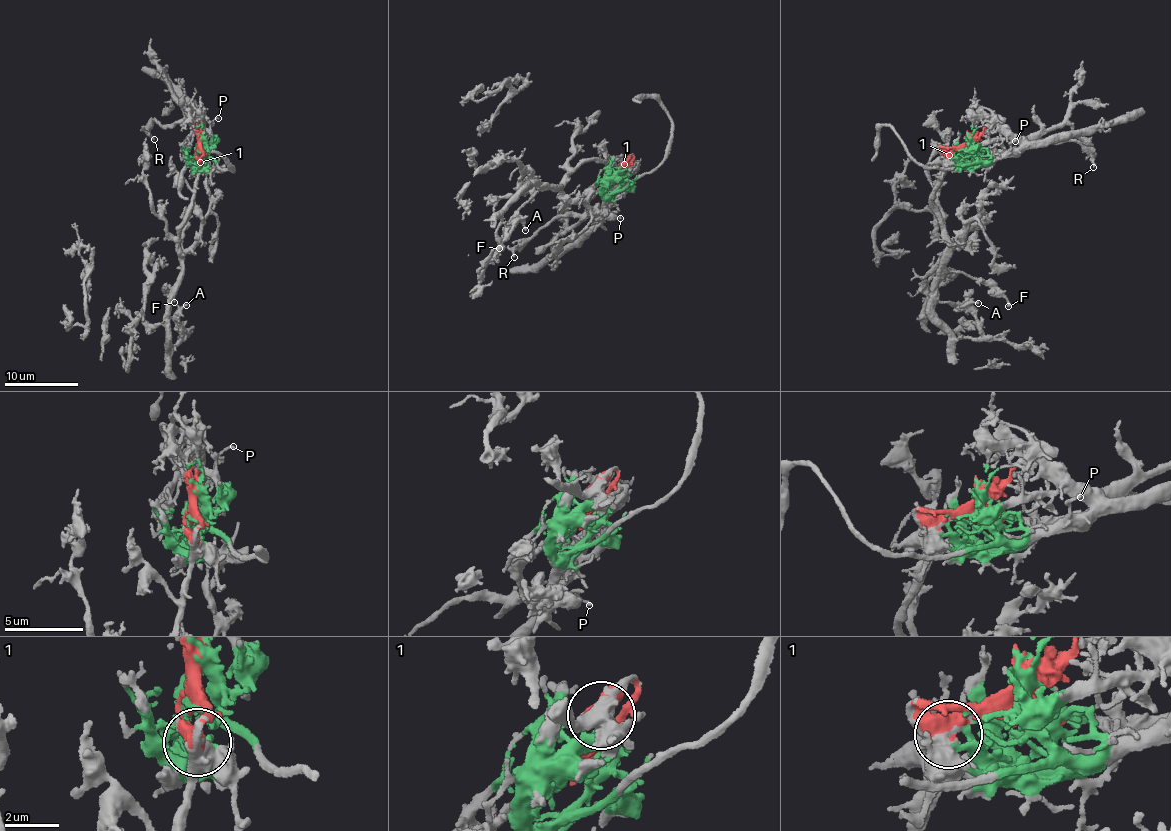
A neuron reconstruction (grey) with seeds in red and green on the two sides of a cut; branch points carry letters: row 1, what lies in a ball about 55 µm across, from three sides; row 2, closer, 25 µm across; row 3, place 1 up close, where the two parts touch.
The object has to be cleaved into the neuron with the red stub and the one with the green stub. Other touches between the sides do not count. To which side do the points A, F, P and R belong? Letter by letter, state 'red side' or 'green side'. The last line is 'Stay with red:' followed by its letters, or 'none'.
A: red side
F: red side
P: green side
R: green side
Stay with red: A, F

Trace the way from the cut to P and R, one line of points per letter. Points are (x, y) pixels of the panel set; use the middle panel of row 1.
P: (618, 177), (617, 191), (606, 210), (621, 219)
R: (618, 177), (609, 183), (603, 180), (589, 191), (586, 215), (575, 213), (554, 218), (517, 249), (513, 256)

